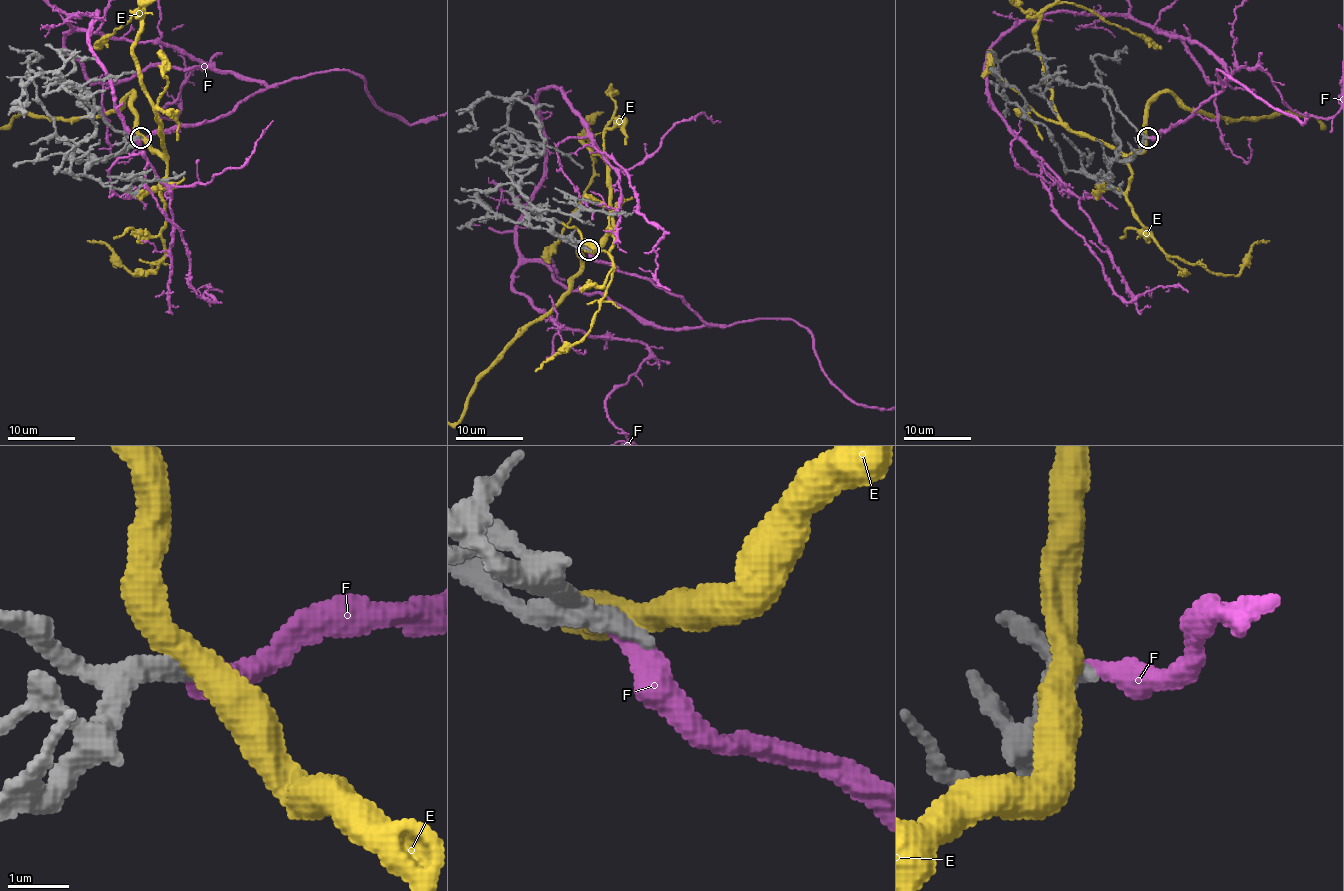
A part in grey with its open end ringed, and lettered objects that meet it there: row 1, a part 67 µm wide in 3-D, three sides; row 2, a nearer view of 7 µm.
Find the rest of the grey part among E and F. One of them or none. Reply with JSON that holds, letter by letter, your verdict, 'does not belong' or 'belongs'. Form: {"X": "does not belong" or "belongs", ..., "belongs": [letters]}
{"E": "does not belong", "F": "belongs", "belongs": ["F"]}

